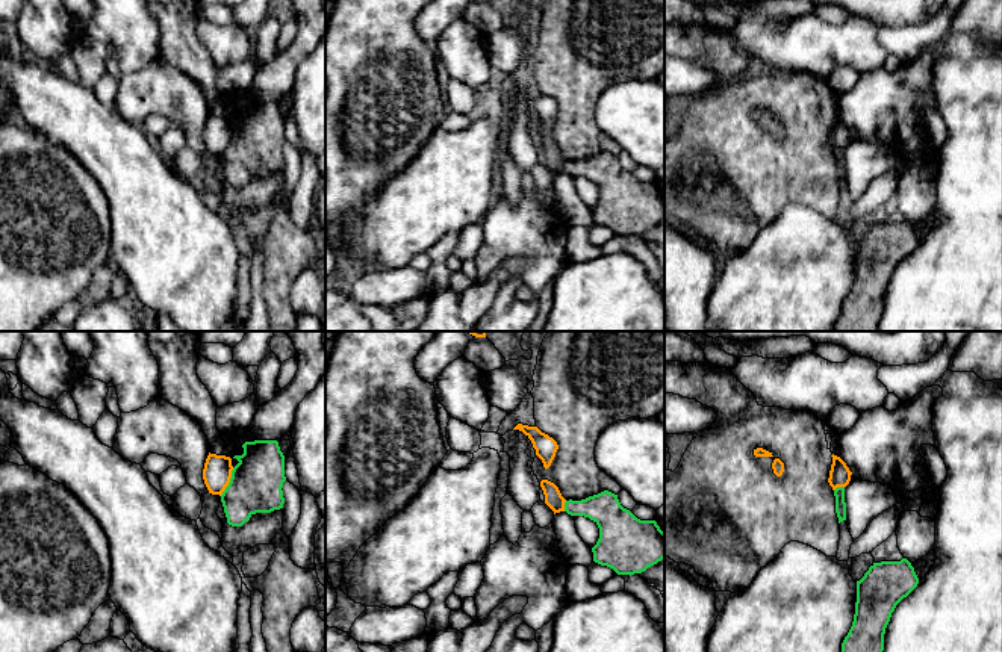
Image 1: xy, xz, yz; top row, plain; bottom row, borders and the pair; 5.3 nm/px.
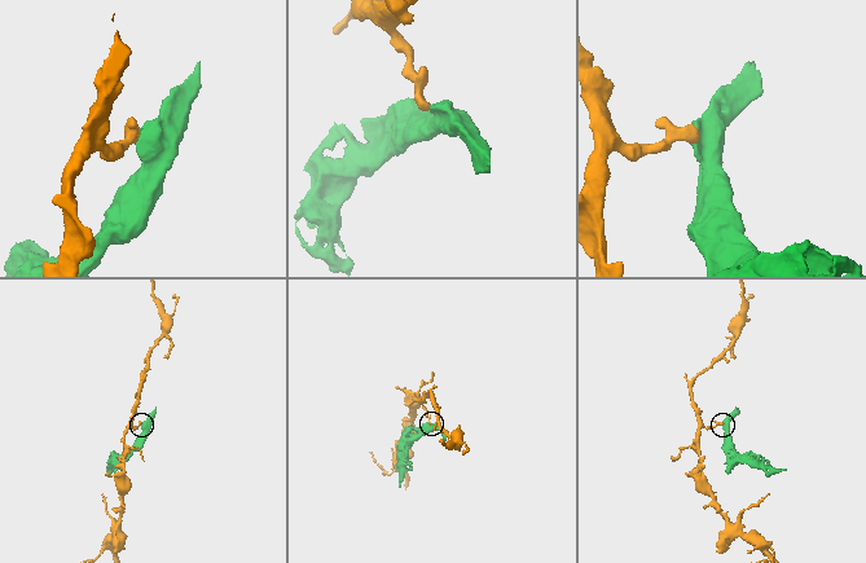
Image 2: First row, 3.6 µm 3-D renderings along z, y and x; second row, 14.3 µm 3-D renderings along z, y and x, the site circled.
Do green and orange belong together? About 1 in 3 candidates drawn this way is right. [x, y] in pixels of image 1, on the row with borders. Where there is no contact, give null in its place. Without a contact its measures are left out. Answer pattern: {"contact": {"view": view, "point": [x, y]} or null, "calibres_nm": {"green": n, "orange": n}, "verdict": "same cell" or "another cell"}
{"contact": {"view": "xy", "point": [230, 481]}, "calibres_nm": {"green": 280, "orange": 150}, "verdict": "another cell"}

